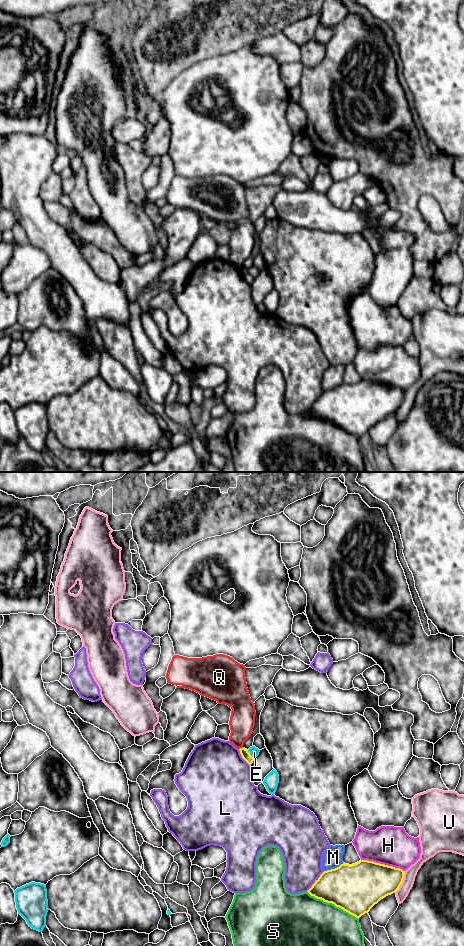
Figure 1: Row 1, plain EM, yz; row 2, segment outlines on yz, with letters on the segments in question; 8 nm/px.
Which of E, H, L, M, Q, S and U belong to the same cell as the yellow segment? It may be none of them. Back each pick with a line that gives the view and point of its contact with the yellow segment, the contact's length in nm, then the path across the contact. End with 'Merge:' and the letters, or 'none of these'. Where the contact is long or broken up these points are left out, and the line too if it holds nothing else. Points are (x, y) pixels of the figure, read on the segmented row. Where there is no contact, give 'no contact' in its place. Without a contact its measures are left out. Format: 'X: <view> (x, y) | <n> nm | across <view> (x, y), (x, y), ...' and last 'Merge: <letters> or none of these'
Merge: none of these

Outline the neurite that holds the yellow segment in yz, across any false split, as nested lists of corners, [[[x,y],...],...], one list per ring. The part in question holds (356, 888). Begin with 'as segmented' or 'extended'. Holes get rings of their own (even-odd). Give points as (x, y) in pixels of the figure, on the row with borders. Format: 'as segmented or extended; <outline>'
as segmented; [[[368,860],[324,871],[307,891],[360,918],[381,899],[396,893],[404,879],[400,868]]]

